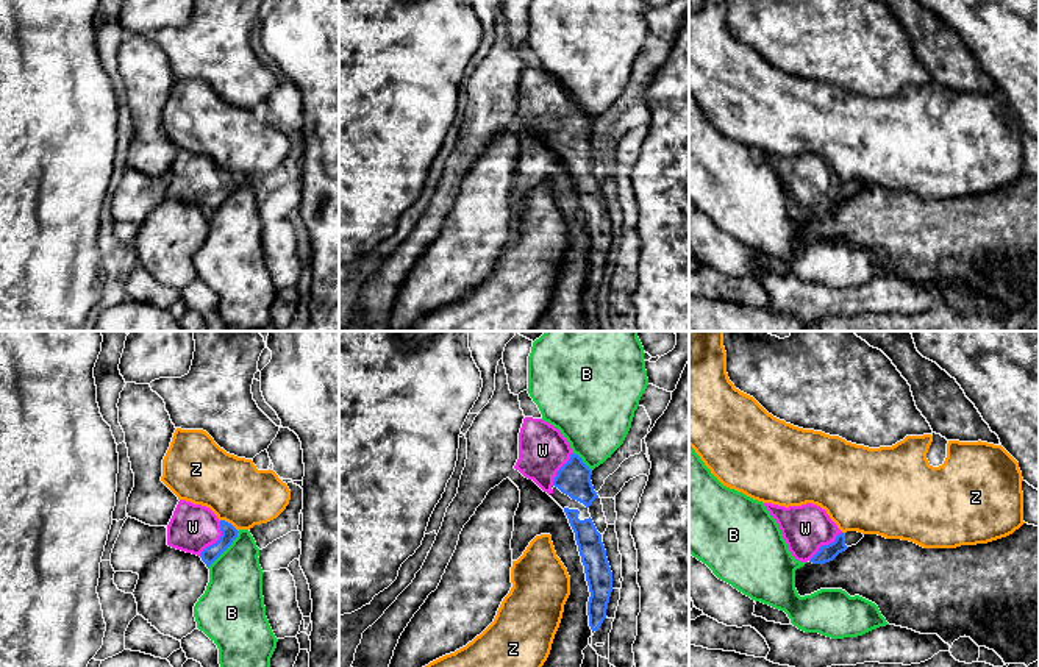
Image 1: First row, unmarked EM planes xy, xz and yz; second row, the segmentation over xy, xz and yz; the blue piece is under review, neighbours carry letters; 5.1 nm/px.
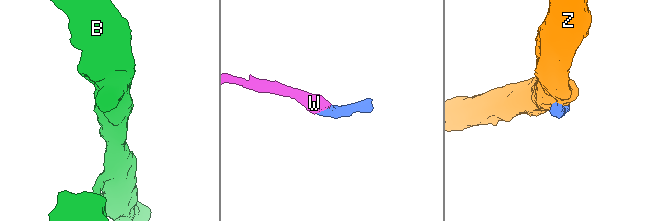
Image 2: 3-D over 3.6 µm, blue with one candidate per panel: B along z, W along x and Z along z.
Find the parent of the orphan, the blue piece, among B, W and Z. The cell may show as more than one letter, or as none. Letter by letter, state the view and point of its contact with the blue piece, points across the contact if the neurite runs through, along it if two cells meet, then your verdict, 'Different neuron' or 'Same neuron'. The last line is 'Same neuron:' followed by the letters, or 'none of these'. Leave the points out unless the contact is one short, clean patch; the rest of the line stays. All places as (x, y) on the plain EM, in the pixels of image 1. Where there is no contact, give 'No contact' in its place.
B: Touches blue at xy (225, 199). Boundary: xy (239, 181), (233, 192), (208, 217). Different neuron
W: Touches blue at yz (825, 196). Path across: yz (825, 203), (825, 196), (805, 178). Same neuron
Z: Touches blue at xy (230, 174). Different neuron
Same neuron: W

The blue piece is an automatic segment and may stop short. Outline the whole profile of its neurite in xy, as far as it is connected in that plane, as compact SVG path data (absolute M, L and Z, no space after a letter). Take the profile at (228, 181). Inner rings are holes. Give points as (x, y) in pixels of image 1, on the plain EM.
M180 150L167 175L167 195L200 206L209 217L233 194L237 183L209 158Z

